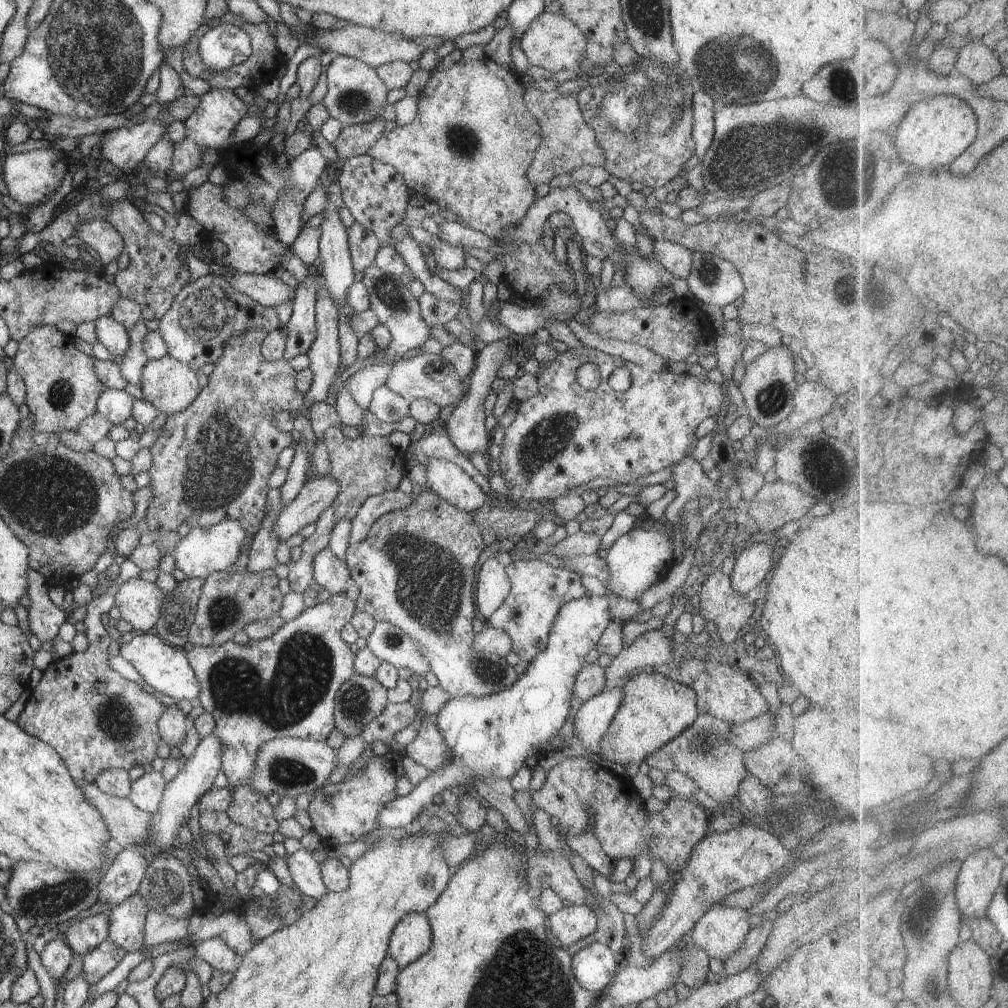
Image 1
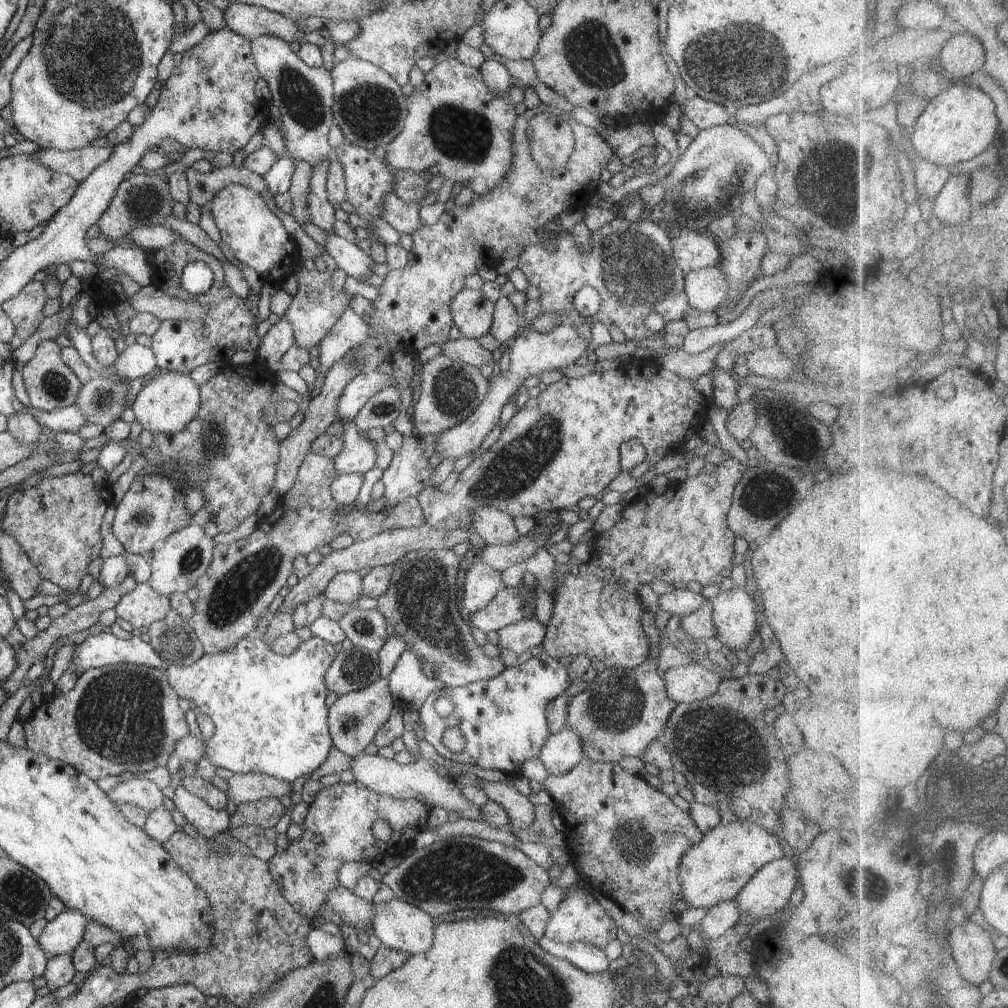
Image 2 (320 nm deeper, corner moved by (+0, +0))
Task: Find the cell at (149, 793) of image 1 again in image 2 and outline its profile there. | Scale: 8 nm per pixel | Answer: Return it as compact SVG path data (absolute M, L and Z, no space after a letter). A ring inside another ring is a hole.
M144 777L122 781L106 794L117 806L130 803L142 807L148 812L161 807L165 798L162 790L153 781Z

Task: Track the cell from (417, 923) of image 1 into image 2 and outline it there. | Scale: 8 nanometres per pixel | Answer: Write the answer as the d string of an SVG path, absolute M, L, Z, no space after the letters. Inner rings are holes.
M393 898L375 905L373 930L382 946L411 955L425 953L433 945L435 923L423 910Z

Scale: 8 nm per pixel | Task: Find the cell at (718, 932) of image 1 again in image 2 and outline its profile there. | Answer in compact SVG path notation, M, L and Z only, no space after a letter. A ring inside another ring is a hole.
M795 855L782 856L782 858L768 862L756 871L756 874L744 885L737 894L736 899L741 914L746 912L753 918L772 917L776 912L787 908L792 892L800 887L799 872L795 862Z

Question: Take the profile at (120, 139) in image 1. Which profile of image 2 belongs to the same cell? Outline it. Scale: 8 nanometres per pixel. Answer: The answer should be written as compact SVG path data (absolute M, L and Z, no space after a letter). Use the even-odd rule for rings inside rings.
M88 145L81 149L59 151L56 149L38 149L33 156L37 163L57 173L71 176L81 183L88 175L110 158L113 148Z

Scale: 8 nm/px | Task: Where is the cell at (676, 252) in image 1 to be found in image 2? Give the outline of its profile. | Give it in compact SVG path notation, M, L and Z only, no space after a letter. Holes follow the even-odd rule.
M681 230L671 245L673 257L684 273L718 267L721 261L718 241L706 231Z

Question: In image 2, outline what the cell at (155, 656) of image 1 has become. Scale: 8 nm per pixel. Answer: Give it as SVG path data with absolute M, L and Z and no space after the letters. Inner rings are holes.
M95 632L74 647L68 672L86 672L96 667L117 665L146 665L160 669L159 655L146 637L121 639L112 633Z

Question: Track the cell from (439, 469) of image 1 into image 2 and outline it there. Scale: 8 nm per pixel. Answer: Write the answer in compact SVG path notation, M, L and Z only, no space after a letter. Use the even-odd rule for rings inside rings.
M478 506L473 514L472 530L478 533L487 545L514 544L521 535L509 514L494 507Z

